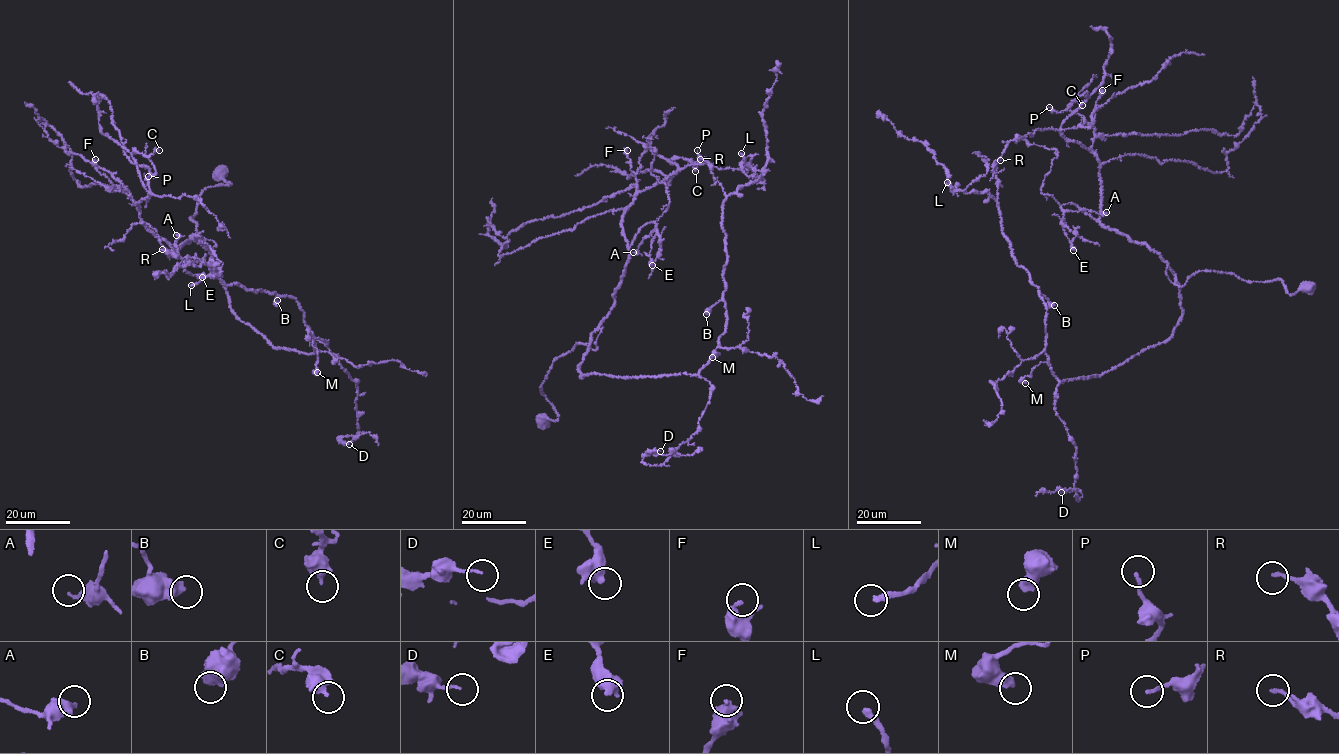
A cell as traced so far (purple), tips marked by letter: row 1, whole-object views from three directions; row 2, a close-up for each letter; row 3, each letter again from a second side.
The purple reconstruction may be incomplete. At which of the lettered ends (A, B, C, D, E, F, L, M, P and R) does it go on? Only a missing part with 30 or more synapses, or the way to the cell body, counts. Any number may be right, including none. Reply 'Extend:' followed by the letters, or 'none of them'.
Extend: L

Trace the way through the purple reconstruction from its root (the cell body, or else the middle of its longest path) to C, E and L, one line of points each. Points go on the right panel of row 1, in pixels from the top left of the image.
C: (1307, 288), (1213, 271), (1172, 283), (1159, 254), (1101, 224), (1098, 158), (1060, 133), (1082, 105)
E: (1307, 288), (1291, 294), (1279, 279), (1203, 270), (1175, 285), (1159, 254), (1070, 203), (1061, 206), (1073, 250)
L: (1307, 288), (1203, 270), (1180, 286), (1168, 266), (1172, 336), (1063, 383), (996, 199), (947, 182)

